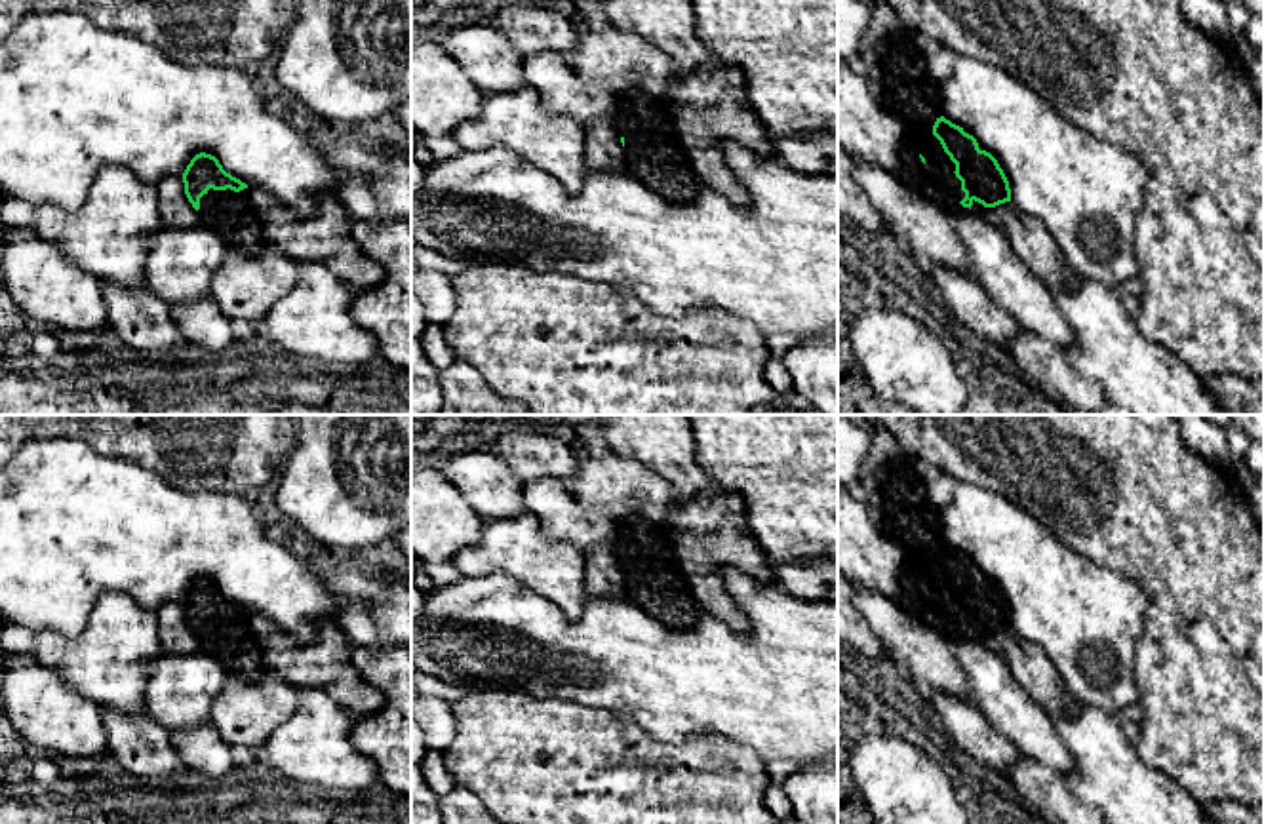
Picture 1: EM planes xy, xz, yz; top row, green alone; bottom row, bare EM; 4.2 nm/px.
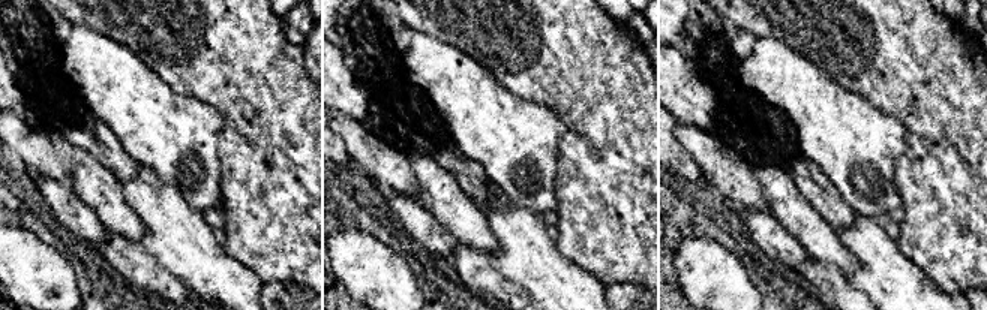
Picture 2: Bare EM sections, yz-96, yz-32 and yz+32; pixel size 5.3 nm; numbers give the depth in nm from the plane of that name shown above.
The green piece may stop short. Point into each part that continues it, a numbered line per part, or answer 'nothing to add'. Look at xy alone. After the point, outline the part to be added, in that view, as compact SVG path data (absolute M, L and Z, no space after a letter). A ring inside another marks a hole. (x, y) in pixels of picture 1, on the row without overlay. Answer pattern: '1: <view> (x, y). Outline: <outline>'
1: xy (231, 642). Outline: M209 615L200 624L198 649L213 657L228 676L261 681L268 674L263 641L249 628L247 615Z

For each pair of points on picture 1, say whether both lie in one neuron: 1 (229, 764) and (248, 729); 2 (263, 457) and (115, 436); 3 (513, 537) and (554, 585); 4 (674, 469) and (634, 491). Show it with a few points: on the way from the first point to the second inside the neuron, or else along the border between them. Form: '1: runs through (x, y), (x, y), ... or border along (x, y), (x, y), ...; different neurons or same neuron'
1: border along (212, 722), (217, 733), (242, 756); different neurons
2: runs through (227, 436), (151, 436); same neuron
3: runs through (522, 549), (547, 573); same neuron
4: border along (621, 453), (638, 459), (682, 495); different neurons

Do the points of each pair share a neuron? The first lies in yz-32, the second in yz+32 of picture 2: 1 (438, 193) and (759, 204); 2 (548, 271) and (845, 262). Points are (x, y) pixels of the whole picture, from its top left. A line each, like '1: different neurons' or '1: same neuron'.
1: different neurons
2: different neurons

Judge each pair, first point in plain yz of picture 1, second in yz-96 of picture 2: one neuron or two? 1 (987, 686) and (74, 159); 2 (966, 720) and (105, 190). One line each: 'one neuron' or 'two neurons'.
1: one neuron
2: two neurons

